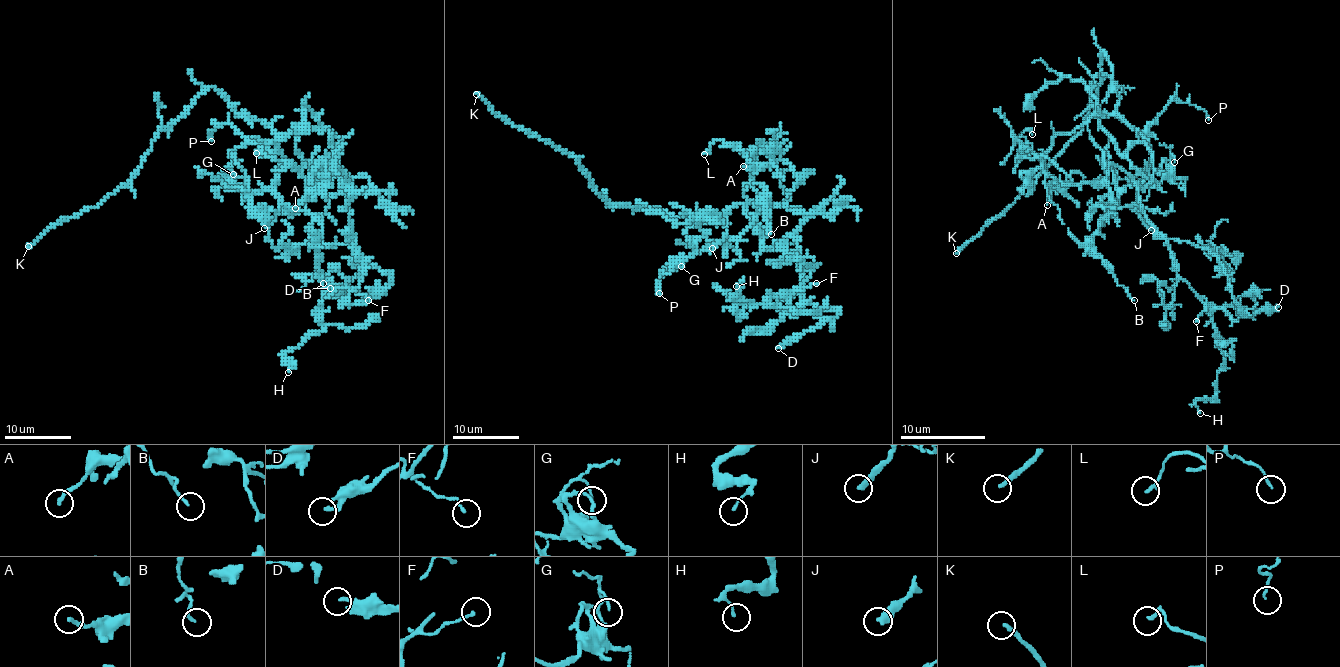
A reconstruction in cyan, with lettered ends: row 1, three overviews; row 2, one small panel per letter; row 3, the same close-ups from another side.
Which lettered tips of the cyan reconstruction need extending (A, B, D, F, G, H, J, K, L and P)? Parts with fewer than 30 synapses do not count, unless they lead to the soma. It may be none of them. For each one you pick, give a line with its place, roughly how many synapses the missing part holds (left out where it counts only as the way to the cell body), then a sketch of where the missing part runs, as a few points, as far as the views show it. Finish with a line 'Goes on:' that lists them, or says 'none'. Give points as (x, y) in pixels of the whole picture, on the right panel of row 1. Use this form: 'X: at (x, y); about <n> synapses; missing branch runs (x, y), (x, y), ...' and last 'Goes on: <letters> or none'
J: at (1151, 230); about 30 synapses; missing branch runs (1151, 230), (1160, 209), (1136, 185), (1134, 171)
K: at (956, 253); missing branch runs (956, 253), (943, 262), (939, 273), (924, 287), (917, 300), (915, 321)
Goes on: J, K

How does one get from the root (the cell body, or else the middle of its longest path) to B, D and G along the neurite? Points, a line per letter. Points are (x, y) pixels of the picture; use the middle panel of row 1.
B: (743, 204), (726, 216), (729, 244), (721, 243), (736, 238), (769, 206), (766, 201), (764, 219), (771, 234)
D: (743, 204), (764, 231), (763, 248), (798, 239), (800, 295), (840, 311), (778, 348)
G: (743, 204), (736, 204), (726, 216), (729, 244), (726, 248), (701, 238), (689, 256), (671, 263), (681, 266)

